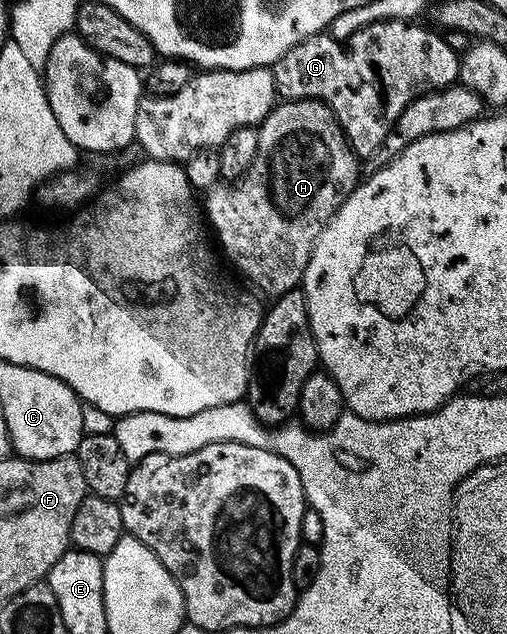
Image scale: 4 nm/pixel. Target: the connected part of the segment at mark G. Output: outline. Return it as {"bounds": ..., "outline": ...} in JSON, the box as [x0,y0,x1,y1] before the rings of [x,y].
{"bounds":[271,20,461,158],"outline":[[[380,20],[371,26],[363,26],[363,30],[351,34],[351,38],[347,38],[346,40],[336,40],[334,36],[328,34],[318,34],[316,36],[309,36],[305,40],[300,40],[295,46],[291,46],[291,50],[287,50],[283,53],[283,55],[271,66],[278,97],[280,97],[282,101],[322,100],[322,102],[335,114],[335,118],[339,122],[339,126],[343,130],[347,142],[352,146],[358,157],[367,158],[371,154],[375,154],[375,150],[379,150],[383,138],[387,138],[387,134],[395,126],[395,118],[399,118],[399,114],[403,114],[403,110],[407,110],[407,106],[415,98],[419,98],[428,92],[434,92],[440,88],[446,88],[447,86],[456,84],[459,80],[461,57],[458,52],[451,50],[451,46],[447,46],[444,35],[442,35],[440,31],[434,30],[432,27],[430,27],[431,29],[424,28],[423,25],[417,23],[421,22],[410,22],[407,20]]]}

